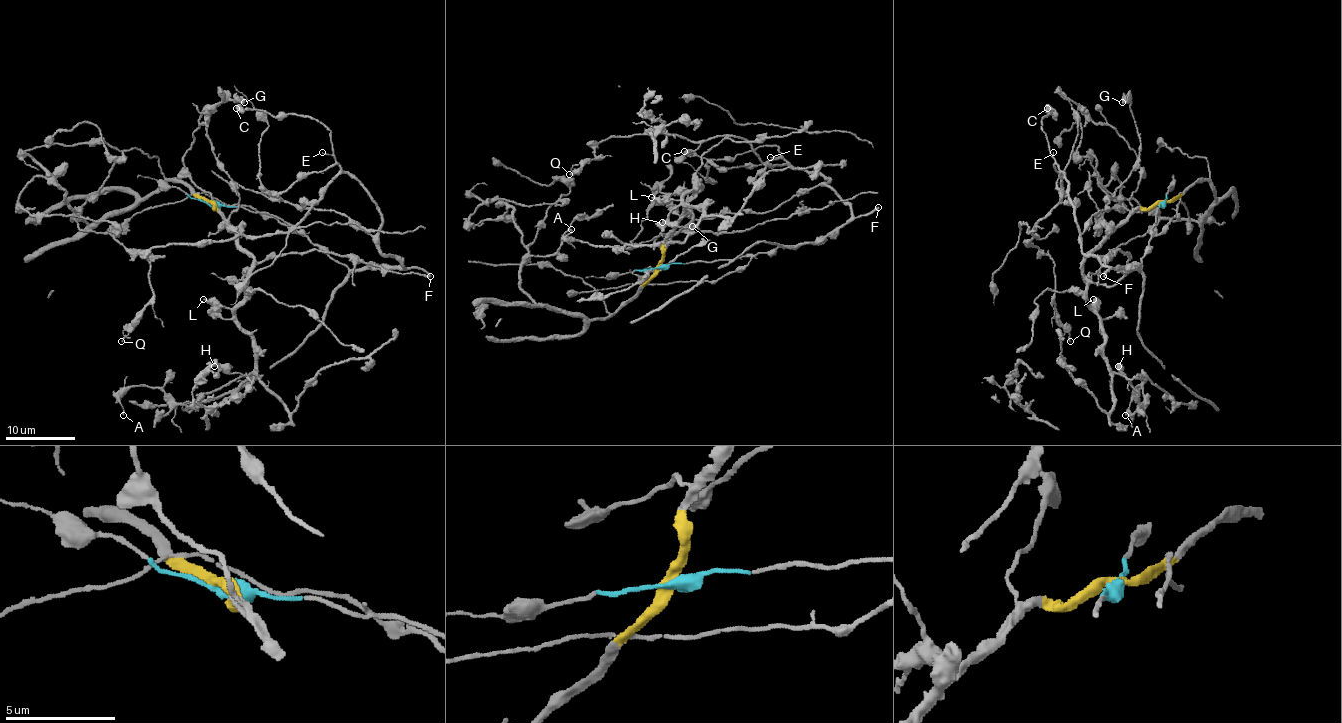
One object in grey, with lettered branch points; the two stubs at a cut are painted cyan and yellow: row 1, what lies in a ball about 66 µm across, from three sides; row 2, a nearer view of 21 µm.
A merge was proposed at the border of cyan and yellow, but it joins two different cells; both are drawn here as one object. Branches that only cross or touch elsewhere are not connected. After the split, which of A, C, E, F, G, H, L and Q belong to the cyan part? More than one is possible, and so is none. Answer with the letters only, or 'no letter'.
C, E, F, G, Q

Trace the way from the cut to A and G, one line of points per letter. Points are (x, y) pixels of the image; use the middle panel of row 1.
A: (659, 267), (664, 238), (701, 189), (683, 198), (702, 208), (683, 241), (613, 248), (580, 243), (572, 229)
G: (659, 267), (819, 243), (851, 210), (830, 185), (816, 185), (767, 211), (718, 213), (655, 239), (692, 225)

